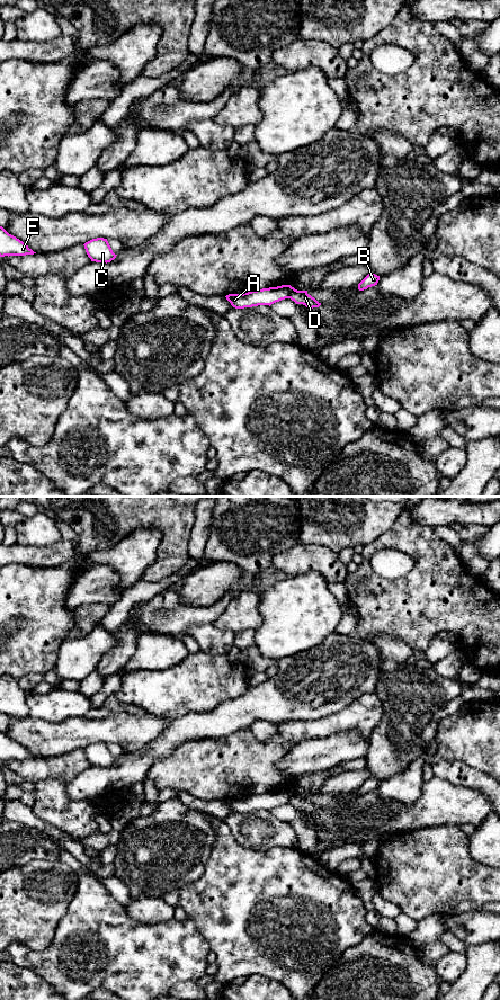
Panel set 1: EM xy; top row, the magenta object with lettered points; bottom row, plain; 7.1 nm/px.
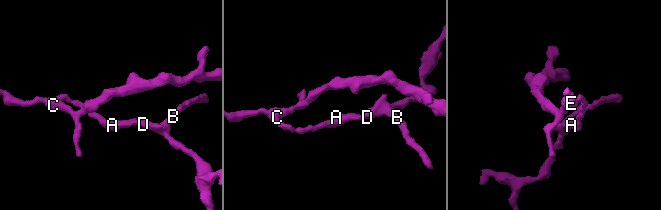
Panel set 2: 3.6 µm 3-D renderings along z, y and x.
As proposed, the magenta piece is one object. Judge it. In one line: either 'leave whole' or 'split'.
split

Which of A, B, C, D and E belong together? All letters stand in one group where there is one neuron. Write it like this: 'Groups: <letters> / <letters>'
Groups: A C E / B D

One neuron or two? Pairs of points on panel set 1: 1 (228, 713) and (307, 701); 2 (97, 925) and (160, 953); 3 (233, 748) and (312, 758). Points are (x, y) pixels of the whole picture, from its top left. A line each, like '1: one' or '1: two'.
1: one
2: one
3: two

